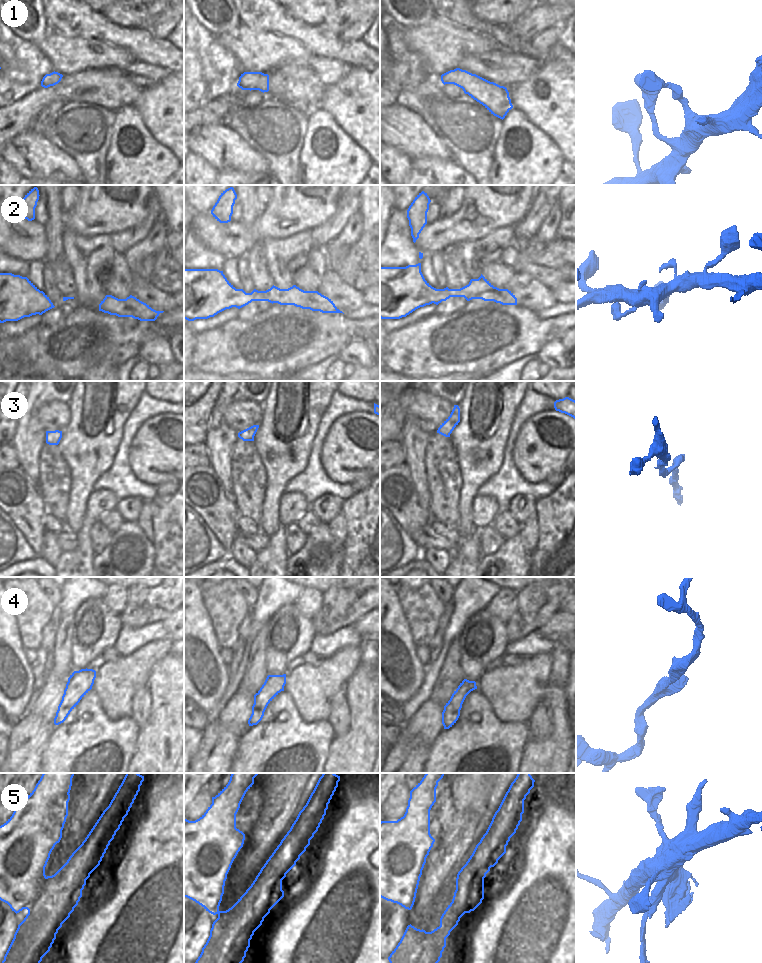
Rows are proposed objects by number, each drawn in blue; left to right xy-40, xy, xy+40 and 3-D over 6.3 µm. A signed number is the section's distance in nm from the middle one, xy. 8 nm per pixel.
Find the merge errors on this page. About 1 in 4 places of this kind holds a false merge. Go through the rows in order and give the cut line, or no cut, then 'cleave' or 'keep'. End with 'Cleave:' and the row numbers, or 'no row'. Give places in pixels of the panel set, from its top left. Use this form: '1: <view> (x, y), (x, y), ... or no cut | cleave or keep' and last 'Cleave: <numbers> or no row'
1: no cut | keep
2: xy (251, 292), (255, 300) | cleave
3: no cut | keep
4: no cut | keep
5: xy+40 (480, 842), (482, 850), (469, 863), (474, 873), (464, 912) | cleave
Cleave: 2, 5

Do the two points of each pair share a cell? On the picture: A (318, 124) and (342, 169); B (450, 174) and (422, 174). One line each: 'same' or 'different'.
A: same
B: same

